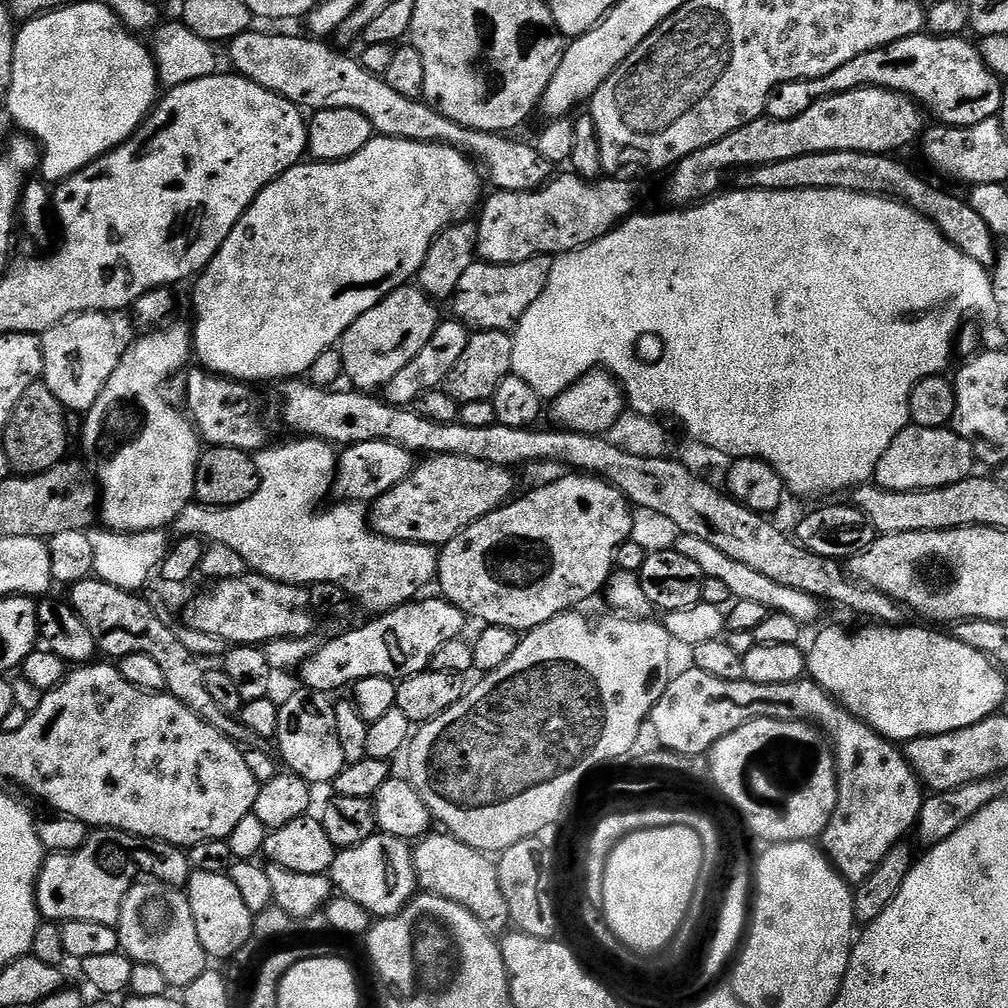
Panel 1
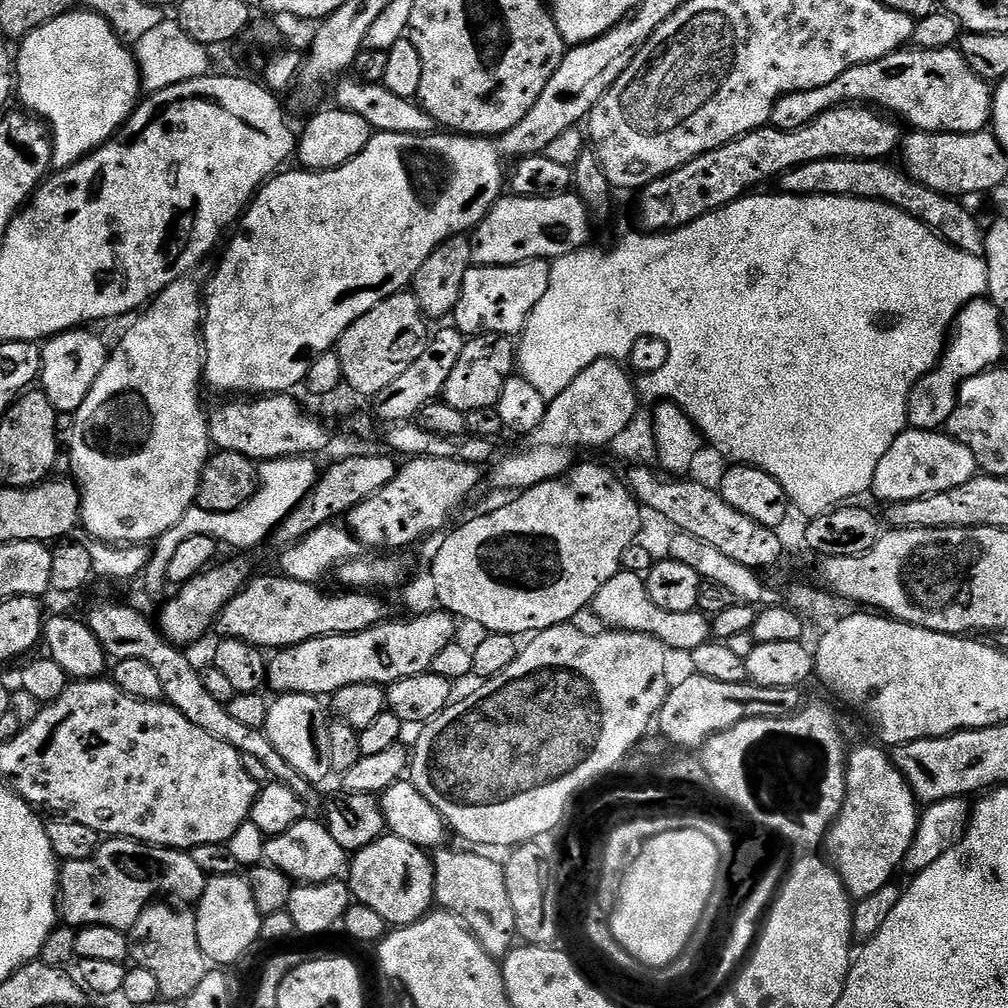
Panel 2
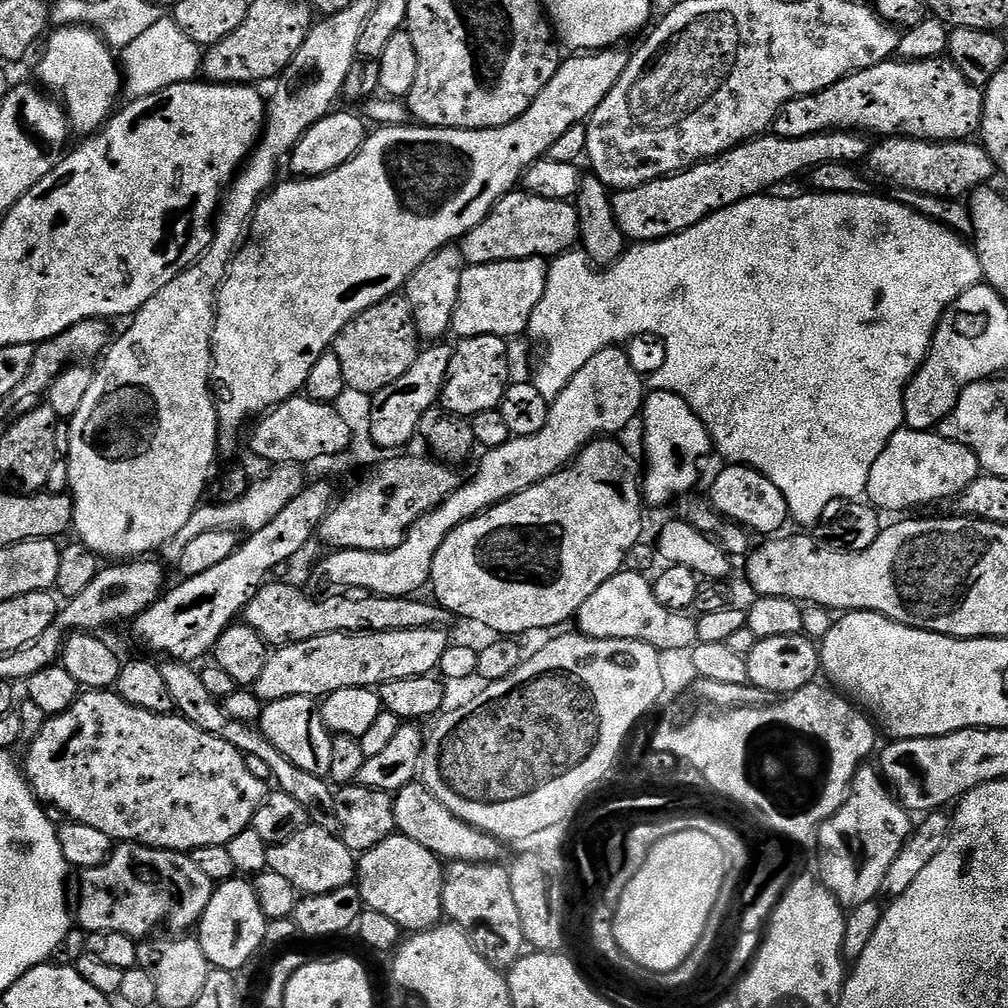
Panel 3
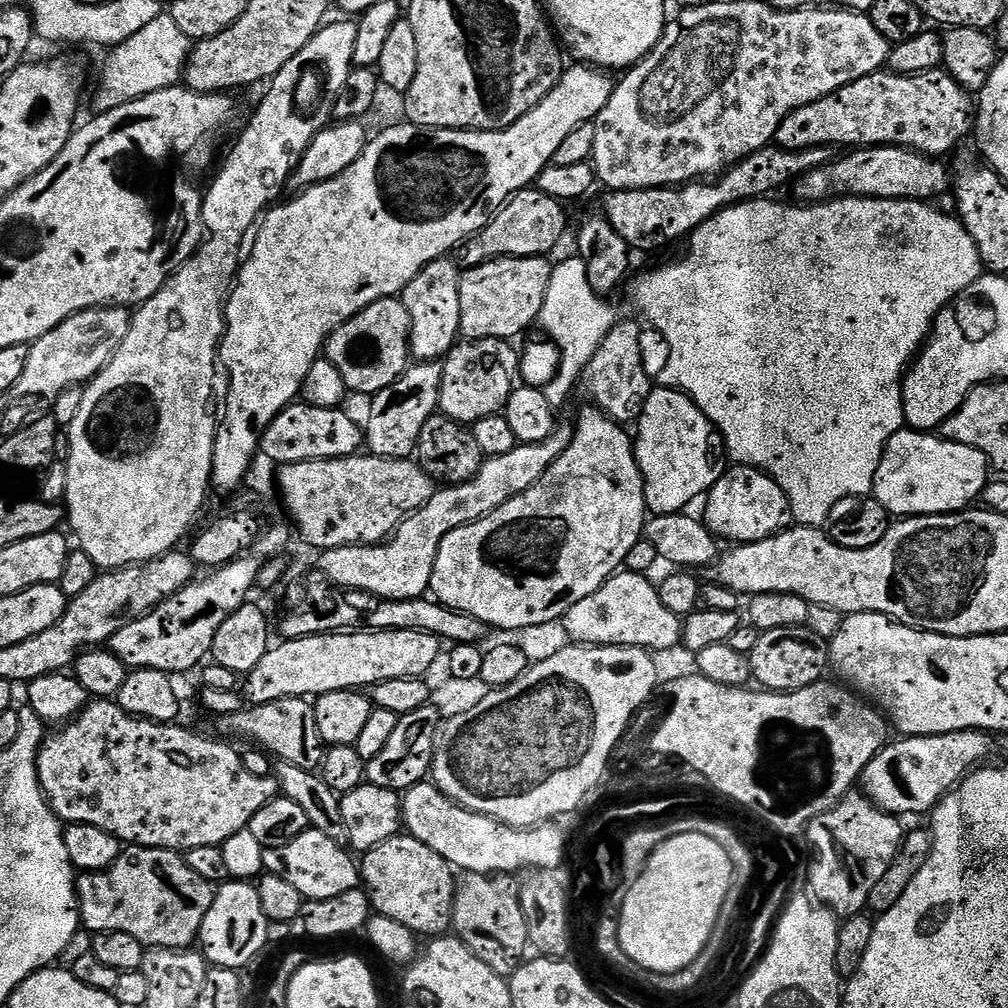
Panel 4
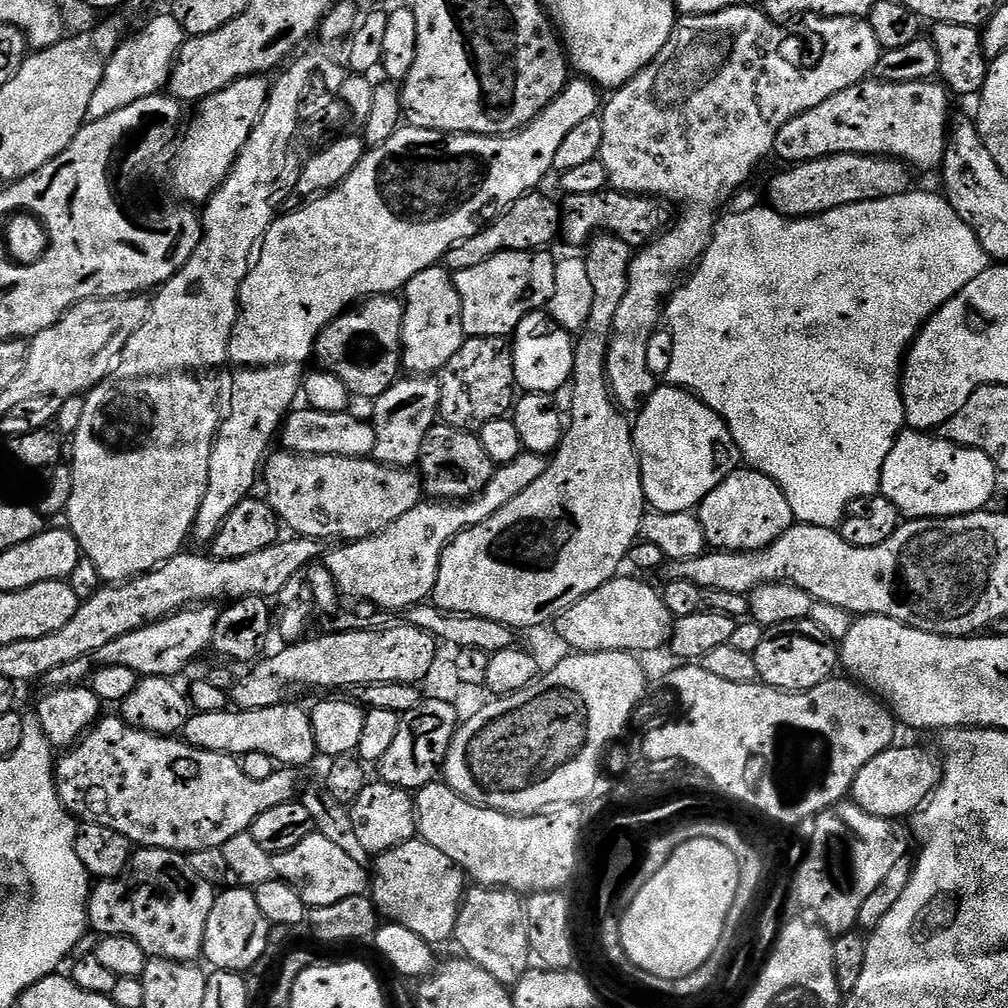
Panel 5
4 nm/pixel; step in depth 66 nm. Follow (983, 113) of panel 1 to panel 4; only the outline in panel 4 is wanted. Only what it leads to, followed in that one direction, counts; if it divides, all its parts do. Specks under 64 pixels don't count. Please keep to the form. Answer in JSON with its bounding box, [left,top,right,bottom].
[775,67,974,157]

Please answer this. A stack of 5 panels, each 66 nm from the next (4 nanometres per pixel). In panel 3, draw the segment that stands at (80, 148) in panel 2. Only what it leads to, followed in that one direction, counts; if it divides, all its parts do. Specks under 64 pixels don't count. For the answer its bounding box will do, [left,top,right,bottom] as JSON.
[36,26,122,134]

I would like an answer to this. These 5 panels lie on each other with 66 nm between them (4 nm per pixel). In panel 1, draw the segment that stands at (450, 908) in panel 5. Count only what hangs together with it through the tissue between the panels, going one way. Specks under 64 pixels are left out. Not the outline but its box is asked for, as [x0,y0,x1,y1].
[330,834,418,918]

